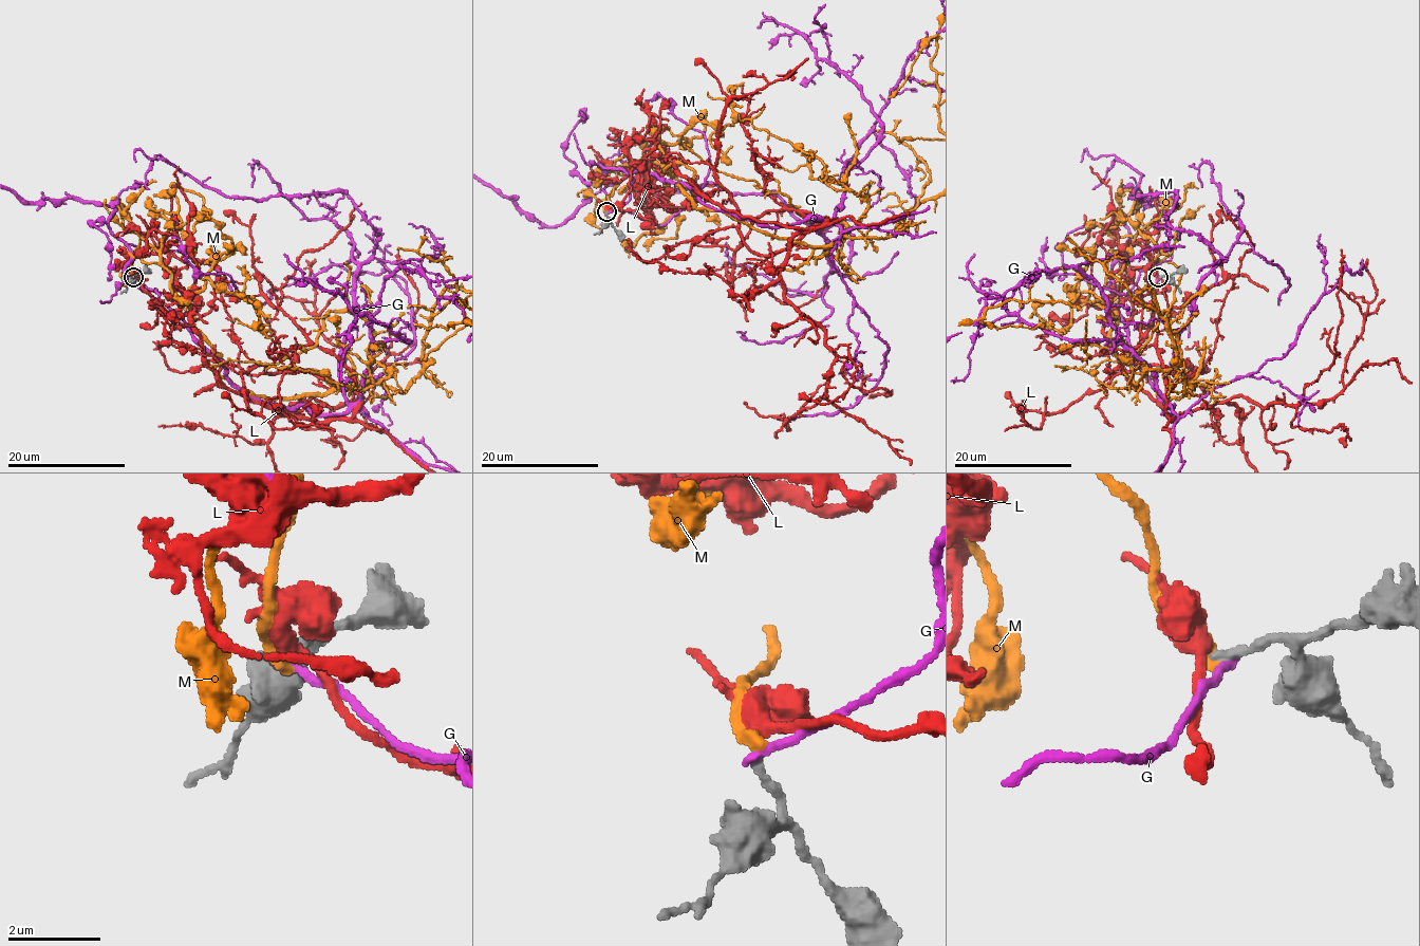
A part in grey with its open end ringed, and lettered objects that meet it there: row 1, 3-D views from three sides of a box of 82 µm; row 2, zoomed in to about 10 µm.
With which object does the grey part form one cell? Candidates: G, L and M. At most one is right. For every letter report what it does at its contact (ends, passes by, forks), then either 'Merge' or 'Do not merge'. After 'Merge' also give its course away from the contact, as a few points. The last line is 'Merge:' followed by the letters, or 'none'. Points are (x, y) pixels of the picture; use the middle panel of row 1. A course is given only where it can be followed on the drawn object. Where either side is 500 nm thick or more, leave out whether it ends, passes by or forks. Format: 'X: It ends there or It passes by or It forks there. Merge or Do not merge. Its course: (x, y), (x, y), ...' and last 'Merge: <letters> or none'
G: It ends there. Do not merge
L: It passes by. Do not merge
M: It ends there. Do not merge
Merge: none

